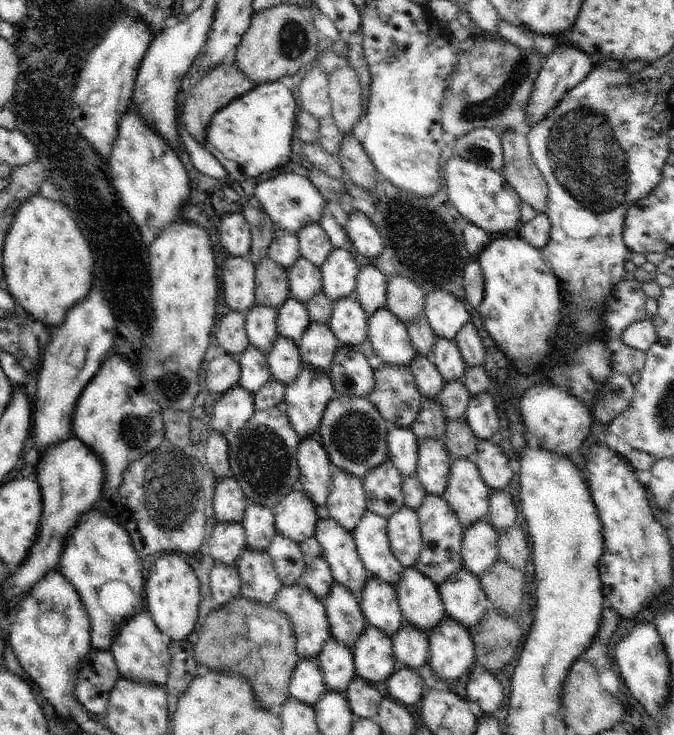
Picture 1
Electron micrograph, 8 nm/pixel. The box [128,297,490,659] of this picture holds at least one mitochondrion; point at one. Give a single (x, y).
(171, 487)

